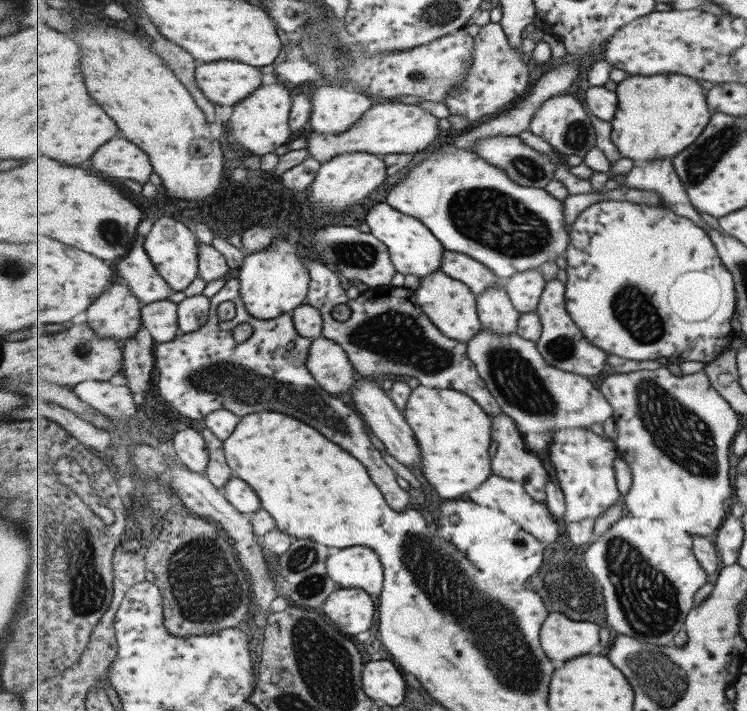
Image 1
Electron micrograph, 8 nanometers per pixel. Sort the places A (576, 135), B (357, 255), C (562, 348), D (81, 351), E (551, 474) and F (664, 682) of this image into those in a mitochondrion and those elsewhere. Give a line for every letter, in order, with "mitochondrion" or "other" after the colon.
A: mitochondrion
B: mitochondrion
C: mitochondrion
D: other
E: other
F: mitochondrion

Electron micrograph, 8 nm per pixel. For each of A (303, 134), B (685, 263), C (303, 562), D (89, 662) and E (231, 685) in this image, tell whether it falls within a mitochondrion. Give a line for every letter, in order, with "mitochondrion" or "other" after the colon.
A: other
B: other
C: mitochondrion
D: other
E: other

